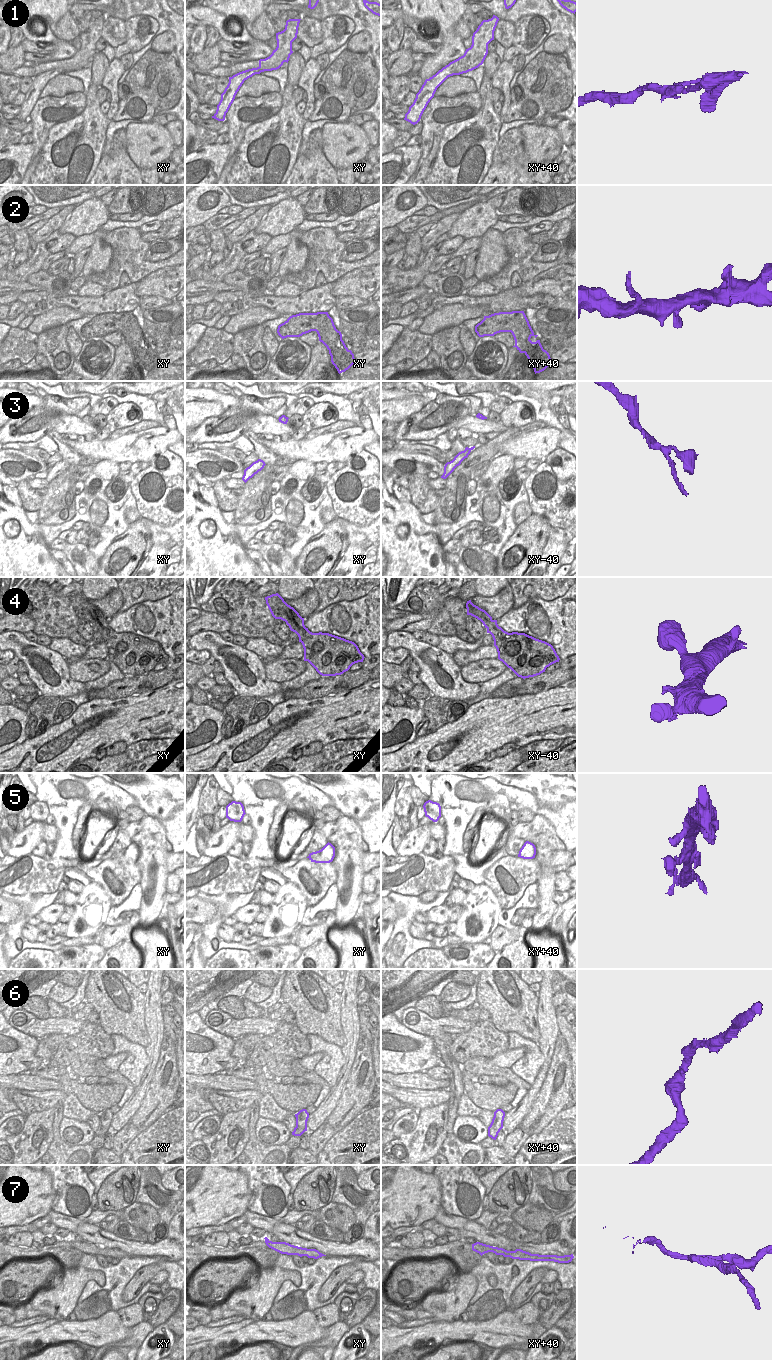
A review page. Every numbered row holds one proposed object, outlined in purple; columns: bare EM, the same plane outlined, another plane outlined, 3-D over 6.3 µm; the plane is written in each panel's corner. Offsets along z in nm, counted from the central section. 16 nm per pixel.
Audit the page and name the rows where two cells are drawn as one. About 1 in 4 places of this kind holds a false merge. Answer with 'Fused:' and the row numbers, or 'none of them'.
Fused: 1, 7

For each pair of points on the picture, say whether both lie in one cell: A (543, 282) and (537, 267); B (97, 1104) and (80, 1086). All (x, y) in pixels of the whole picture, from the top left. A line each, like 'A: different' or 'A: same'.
A: different
B: same

